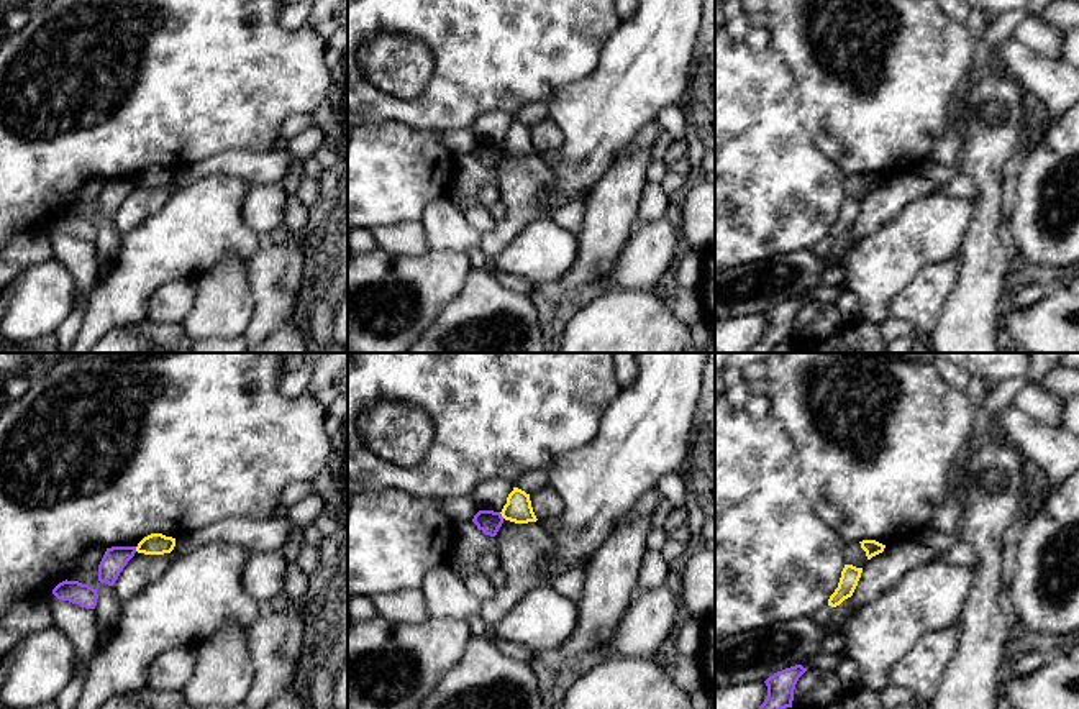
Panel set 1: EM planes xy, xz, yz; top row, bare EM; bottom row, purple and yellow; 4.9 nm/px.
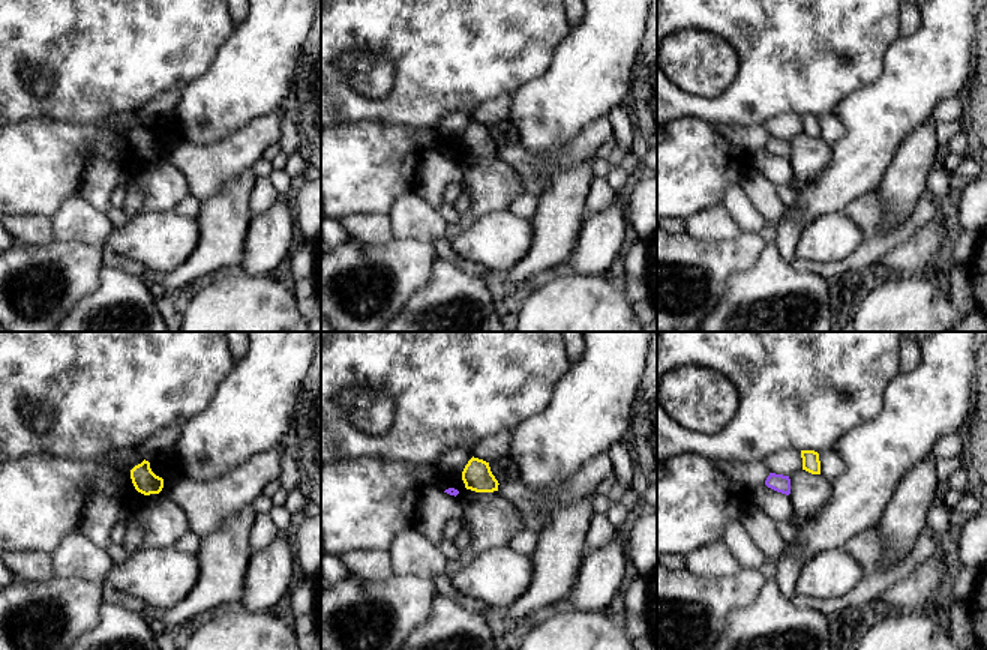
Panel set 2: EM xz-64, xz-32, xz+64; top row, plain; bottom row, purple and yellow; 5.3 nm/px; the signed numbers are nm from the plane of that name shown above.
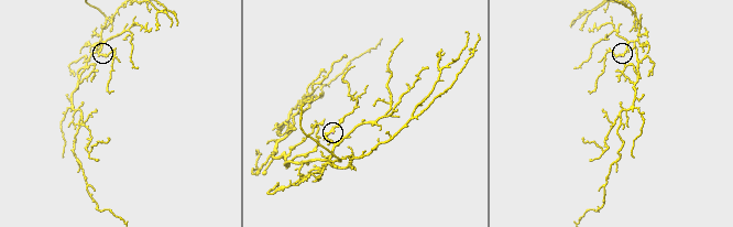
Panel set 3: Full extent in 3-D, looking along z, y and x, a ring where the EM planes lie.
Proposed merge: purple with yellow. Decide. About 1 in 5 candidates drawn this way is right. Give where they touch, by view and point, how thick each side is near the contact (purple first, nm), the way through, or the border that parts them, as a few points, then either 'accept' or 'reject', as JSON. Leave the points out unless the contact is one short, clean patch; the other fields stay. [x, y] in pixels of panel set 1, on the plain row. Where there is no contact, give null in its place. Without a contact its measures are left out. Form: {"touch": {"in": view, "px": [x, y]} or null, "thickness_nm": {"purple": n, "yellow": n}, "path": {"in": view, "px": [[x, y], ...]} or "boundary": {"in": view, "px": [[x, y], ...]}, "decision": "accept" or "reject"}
{"touch": {"in": "xz", "px": [500, 148]}, "thickness_nm": {"purple": 110, "yellow": 130}, "boundary": {"in": "xz", "px": [[499, 145], [504, 150]]}, "decision": "reject"}

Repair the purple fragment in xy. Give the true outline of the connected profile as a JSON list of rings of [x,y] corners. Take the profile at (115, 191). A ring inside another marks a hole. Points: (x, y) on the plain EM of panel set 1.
[[[112,179],[107,181],[98,197],[98,213],[113,218],[123,200],[134,189],[136,179]]]

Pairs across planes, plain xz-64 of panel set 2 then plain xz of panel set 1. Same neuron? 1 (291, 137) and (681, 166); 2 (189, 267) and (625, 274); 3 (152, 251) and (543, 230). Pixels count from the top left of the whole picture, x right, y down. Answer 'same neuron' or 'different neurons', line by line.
1: different neurons
2: different neurons
3: same neuron

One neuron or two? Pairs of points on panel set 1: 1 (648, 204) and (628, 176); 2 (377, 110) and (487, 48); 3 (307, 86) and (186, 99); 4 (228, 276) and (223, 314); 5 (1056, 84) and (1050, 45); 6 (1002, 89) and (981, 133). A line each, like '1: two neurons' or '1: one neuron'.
1: two neurons
2: one neuron
3: one neuron
4: one neuron
5: two neurons
6: one neuron

